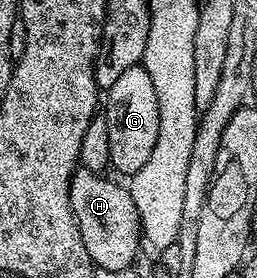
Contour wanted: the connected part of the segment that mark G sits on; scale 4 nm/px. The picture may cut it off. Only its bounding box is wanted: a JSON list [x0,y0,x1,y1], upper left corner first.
[105,65,157,176]

